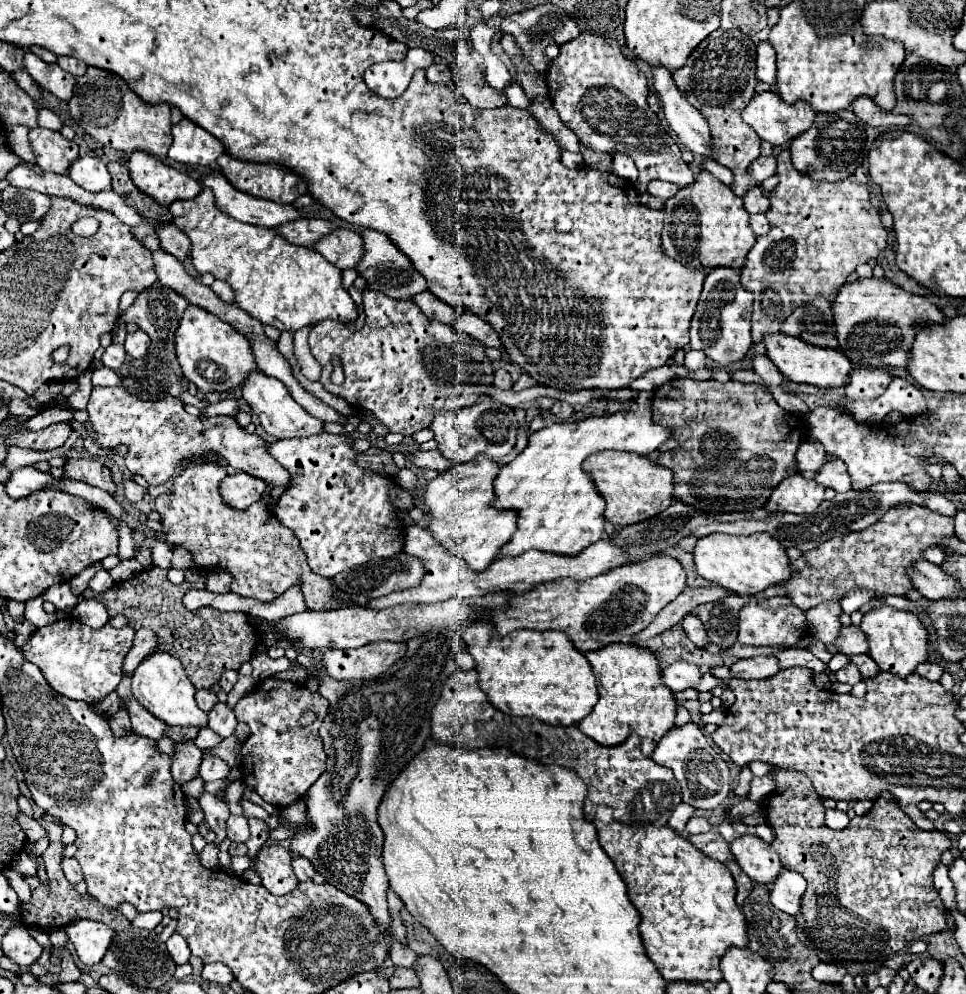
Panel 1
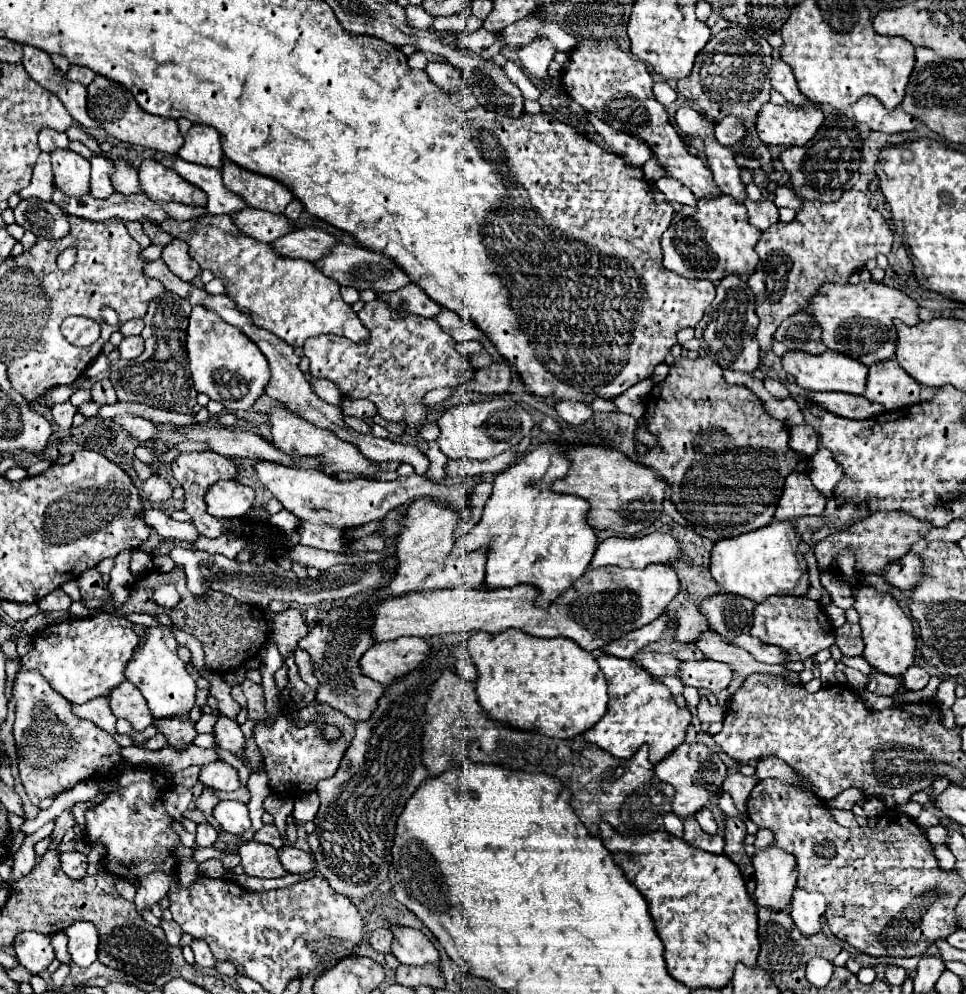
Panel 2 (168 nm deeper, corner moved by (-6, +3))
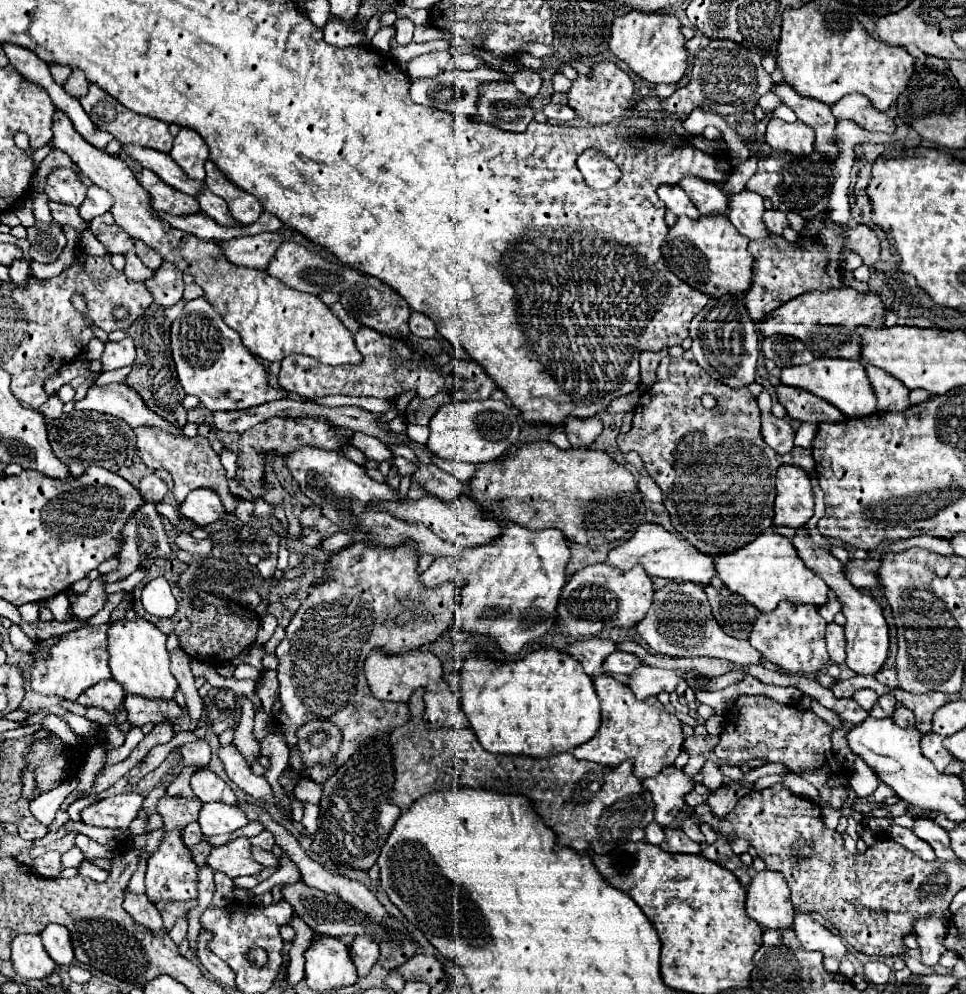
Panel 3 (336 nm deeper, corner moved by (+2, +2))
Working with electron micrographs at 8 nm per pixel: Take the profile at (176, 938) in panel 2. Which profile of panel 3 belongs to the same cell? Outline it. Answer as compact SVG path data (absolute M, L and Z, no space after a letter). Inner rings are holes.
M125 889L123 907L137 923L141 923L141 925L145 925L145 927L149 927L153 931L161 929L163 919L159 915L159 911L155 909L155 905L143 893L135 895L135 893L129 893L129 889Z

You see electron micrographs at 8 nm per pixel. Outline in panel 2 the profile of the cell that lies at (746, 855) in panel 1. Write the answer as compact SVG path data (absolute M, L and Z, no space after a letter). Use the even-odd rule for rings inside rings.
M771 844L755 850L751 862L757 880L755 904L783 910L791 900L793 886L797 884L795 858L781 848L773 848Z

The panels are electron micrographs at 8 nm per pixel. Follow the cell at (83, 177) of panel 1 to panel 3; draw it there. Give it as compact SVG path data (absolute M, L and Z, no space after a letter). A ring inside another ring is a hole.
M91 185L83 205L79 207L79 215L85 223L89 223L93 217L107 213L111 207L113 207L113 197L105 189L101 189L97 185Z

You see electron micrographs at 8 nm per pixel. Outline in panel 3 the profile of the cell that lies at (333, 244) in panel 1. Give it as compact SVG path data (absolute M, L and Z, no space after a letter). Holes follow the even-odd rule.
M259 233L253 237L237 237L233 241L219 243L225 259L233 265L265 269L283 239L277 233Z

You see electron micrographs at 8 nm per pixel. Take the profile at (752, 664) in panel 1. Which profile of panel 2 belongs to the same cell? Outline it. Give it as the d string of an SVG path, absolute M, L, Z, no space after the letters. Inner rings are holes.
M693 660L685 662L681 666L679 678L685 686L703 688L709 692L721 692L729 686L729 680L733 678L733 670L725 662L715 660Z

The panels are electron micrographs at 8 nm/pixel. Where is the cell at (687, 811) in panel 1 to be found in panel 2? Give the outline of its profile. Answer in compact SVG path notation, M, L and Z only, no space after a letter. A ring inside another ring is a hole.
M669 812L669 814L665 814L665 818L663 818L663 828L669 832L669 834L673 834L673 836L683 836L683 820L679 818L679 816L673 816L673 812Z

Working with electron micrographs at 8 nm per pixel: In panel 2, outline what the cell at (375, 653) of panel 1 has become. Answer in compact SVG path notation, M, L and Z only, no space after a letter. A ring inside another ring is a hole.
M397 638L391 642L377 642L373 648L365 652L365 656L361 656L361 670L375 682L391 684L397 676L403 676L415 670L419 664L423 664L429 656L429 650L431 648L423 638Z

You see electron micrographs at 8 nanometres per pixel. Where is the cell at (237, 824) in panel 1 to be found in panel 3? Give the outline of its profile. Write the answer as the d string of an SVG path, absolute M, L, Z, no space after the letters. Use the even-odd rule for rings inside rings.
M205 803L199 811L197 823L205 835L223 835L247 825L247 819L235 805Z

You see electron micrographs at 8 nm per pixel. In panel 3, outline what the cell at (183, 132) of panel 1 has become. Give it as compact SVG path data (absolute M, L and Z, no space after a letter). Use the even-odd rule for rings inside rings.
M183 127L175 141L173 141L173 149L169 153L173 157L173 161L191 177L197 181L205 179L205 161L209 159L209 149L203 141L201 135L197 135L193 129Z

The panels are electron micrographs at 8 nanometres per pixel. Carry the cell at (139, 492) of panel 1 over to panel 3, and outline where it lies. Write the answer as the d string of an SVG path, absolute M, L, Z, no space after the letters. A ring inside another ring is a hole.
M147 475L141 479L139 483L139 493L143 497L143 501L151 501L151 503L161 503L165 499L165 495L169 493L167 483L157 477L157 475Z

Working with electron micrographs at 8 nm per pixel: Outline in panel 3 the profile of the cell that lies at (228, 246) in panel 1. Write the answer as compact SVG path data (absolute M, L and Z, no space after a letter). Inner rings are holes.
M59 109L53 113L53 145L65 151L93 185L103 187L113 195L113 219L129 237L141 239L179 271L195 277L195 283L203 289L203 299L209 301L223 321L227 321L227 325L241 335L241 341L249 353L269 363L281 361L293 353L315 357L317 361L333 367L361 363L361 353L355 349L351 331L331 313L325 303L321 303L317 295L293 291L275 277L269 277L265 271L231 265L215 241L199 241L197 237L191 237L161 221L152 209L149 194L137 183L125 161L89 145L75 131L69 117L65 117L65 113Z

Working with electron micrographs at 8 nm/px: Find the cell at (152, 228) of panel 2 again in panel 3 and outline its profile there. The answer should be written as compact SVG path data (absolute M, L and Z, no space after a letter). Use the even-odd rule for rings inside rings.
M135 241L135 253L137 253L137 257L147 265L147 269L151 269L151 271L159 269L161 263L163 263L161 257L159 257L153 249L147 249L143 241Z

